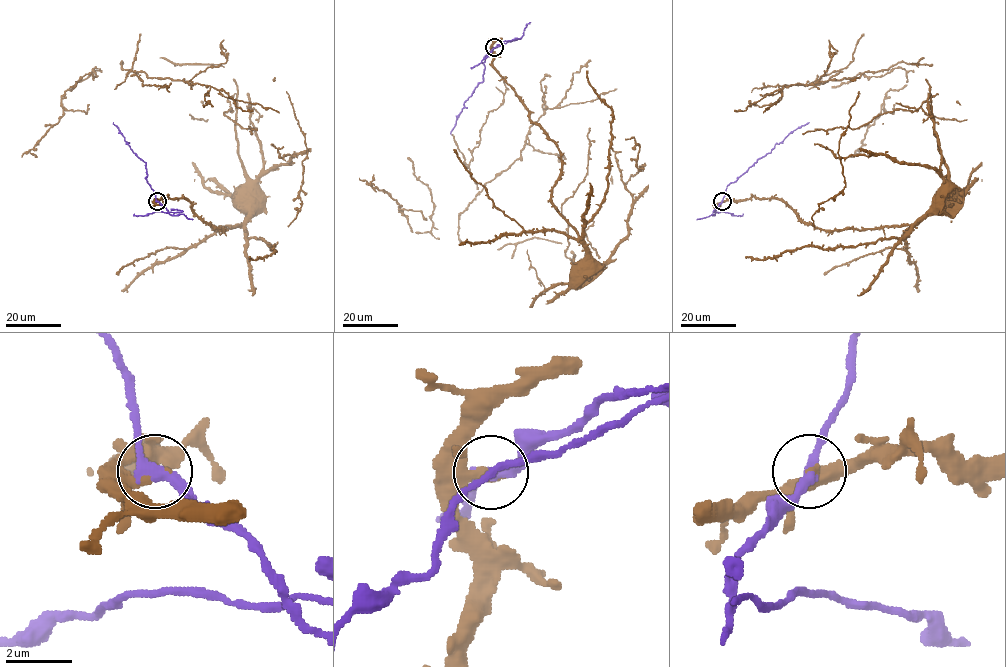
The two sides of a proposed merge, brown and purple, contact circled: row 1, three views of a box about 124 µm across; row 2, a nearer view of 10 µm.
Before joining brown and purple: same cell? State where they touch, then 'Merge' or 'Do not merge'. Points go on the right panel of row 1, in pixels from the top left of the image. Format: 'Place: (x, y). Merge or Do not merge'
Place: (722, 201). Do not merge

